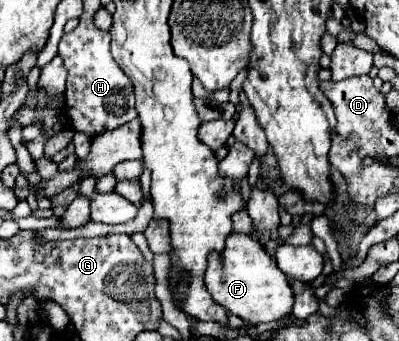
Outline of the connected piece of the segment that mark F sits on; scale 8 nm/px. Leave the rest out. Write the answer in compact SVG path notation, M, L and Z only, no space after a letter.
M232 232L226 240L224 252L212 252L212 256L208 256L204 284L220 306L246 322L272 322L292 312L294 300L286 274L278 270L274 258L266 254L262 242L256 242L248 234Z

